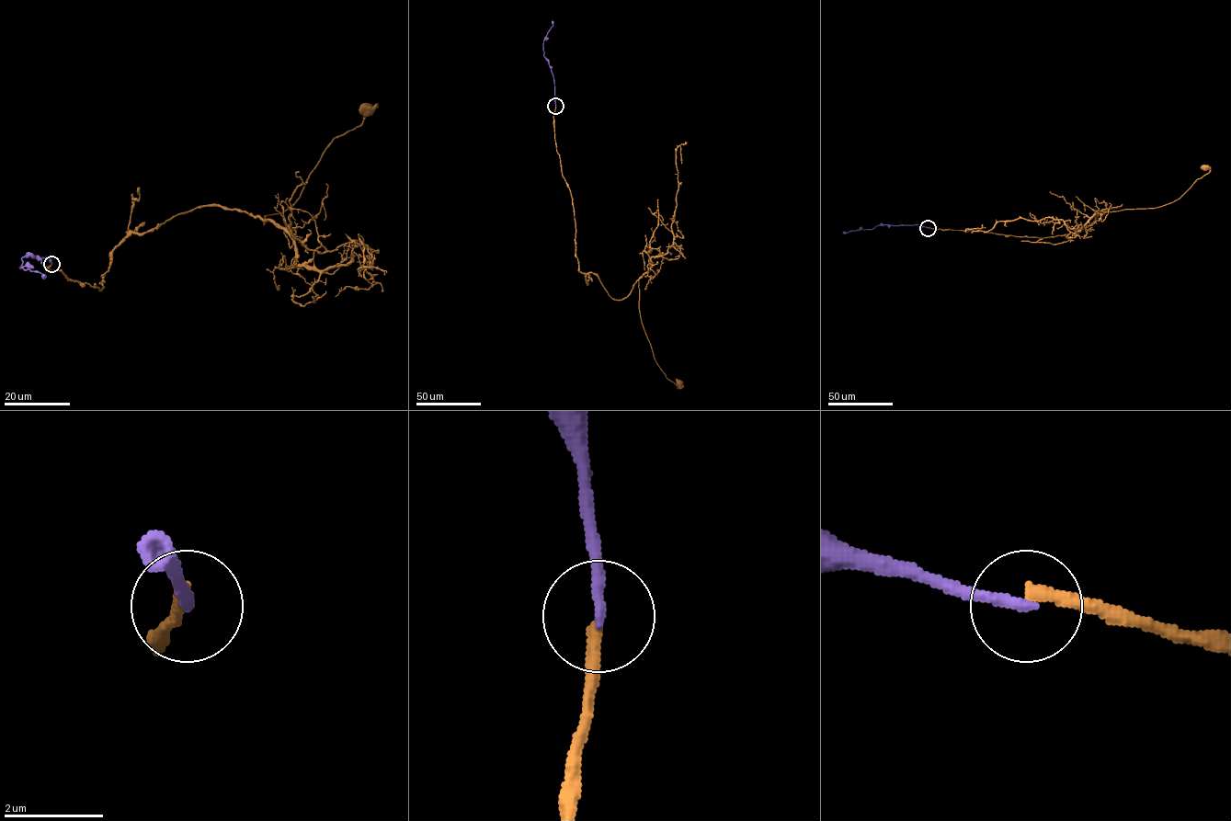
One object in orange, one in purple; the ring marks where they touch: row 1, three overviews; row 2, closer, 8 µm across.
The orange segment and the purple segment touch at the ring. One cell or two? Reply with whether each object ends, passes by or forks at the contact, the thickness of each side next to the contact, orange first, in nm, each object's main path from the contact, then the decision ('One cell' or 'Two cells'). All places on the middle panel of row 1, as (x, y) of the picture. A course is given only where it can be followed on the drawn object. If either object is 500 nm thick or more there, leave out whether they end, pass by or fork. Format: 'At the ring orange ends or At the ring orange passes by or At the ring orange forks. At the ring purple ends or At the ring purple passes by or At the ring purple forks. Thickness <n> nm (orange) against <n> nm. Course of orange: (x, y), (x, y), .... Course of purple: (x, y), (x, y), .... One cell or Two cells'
At the ring orange ends. At the ring purple ends. Thickness 260 nm (orange) against 240 nm. Course of orange: (555, 106), (579, 270), (594, 273), (615, 300), (638, 280), (654, 357), (678, 383). Course of purple: (555, 106), (553, 76), (543, 50), (543, 41), (552, 25), (552, 21). Two cells

